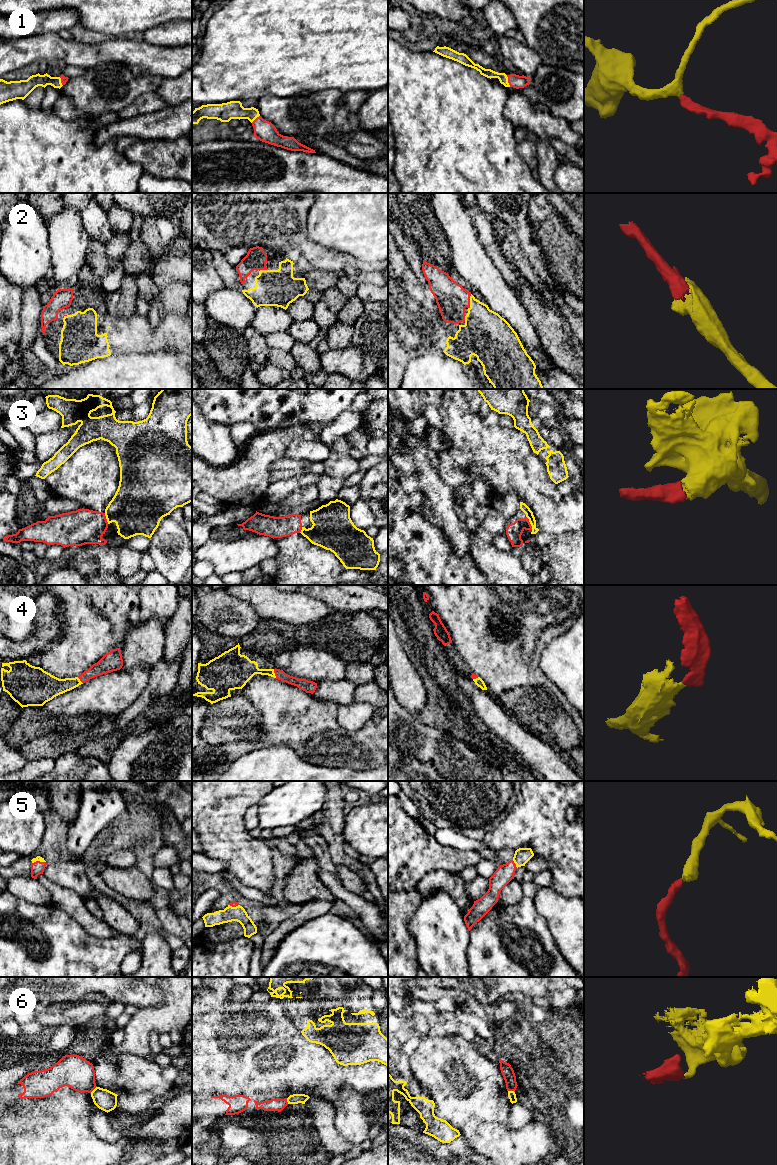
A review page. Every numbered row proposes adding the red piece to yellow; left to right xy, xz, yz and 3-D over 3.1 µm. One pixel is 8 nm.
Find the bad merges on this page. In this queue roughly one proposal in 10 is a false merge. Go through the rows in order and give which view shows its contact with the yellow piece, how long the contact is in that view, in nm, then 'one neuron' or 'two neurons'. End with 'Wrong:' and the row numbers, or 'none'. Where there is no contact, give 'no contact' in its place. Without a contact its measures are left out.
1: meets yellow in yz; contact 100 nm long; one neuron
2: meets yellow in yz; contact 120 nm long; one neuron
3: meets yellow in yz; contact 120 nm long; one neuron
4: meets yellow in xz; contact 80 nm long; one neuron
5: meets yellow in yz; contact 80 nm long; one neuron
6: meets yellow in yz; contact 60 nm long; two neurons
Wrong: 6

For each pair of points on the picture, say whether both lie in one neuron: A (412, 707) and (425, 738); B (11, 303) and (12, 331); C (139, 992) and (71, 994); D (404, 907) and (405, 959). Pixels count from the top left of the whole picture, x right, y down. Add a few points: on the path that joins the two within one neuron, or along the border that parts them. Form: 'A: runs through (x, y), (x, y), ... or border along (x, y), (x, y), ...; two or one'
A: border along (398, 702), (416, 717); two
B: runs through (11, 310), (12, 324); one
C: runs through (122, 987), (88, 987); one
D: runs through (400, 920), (400, 946); one

